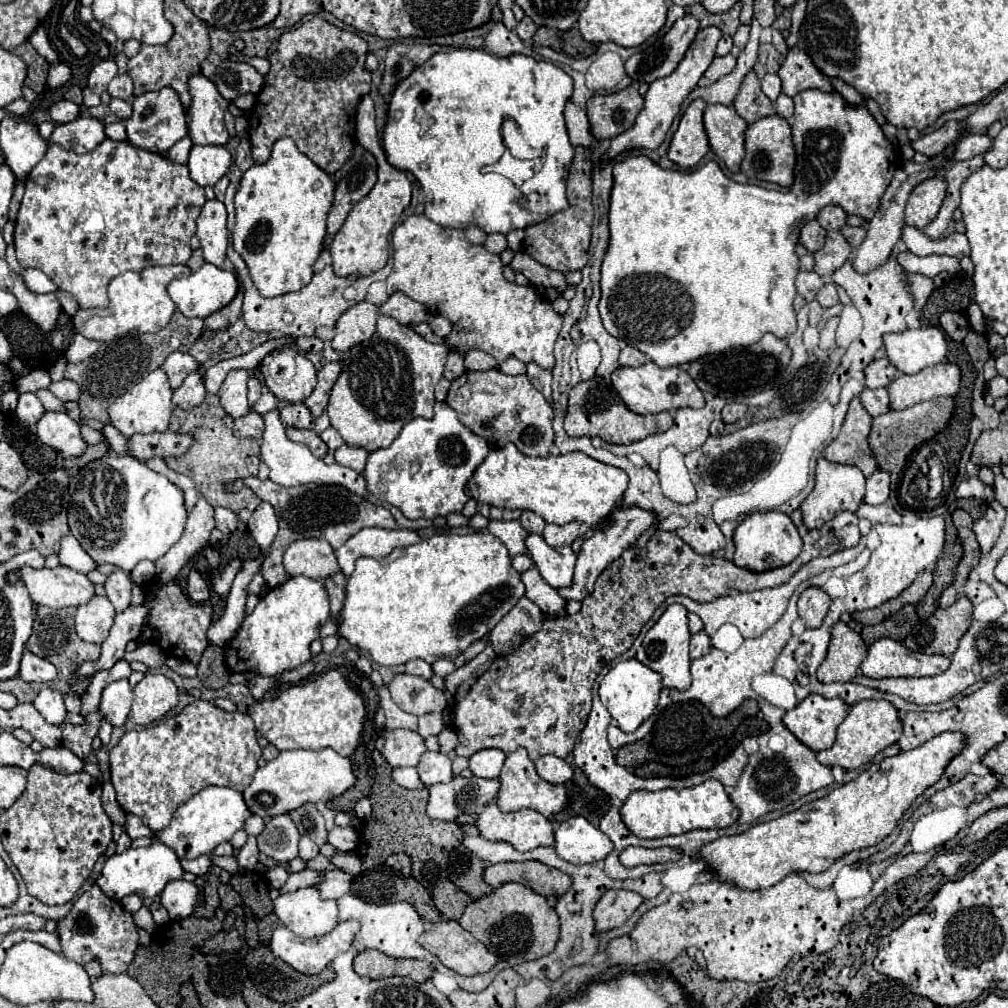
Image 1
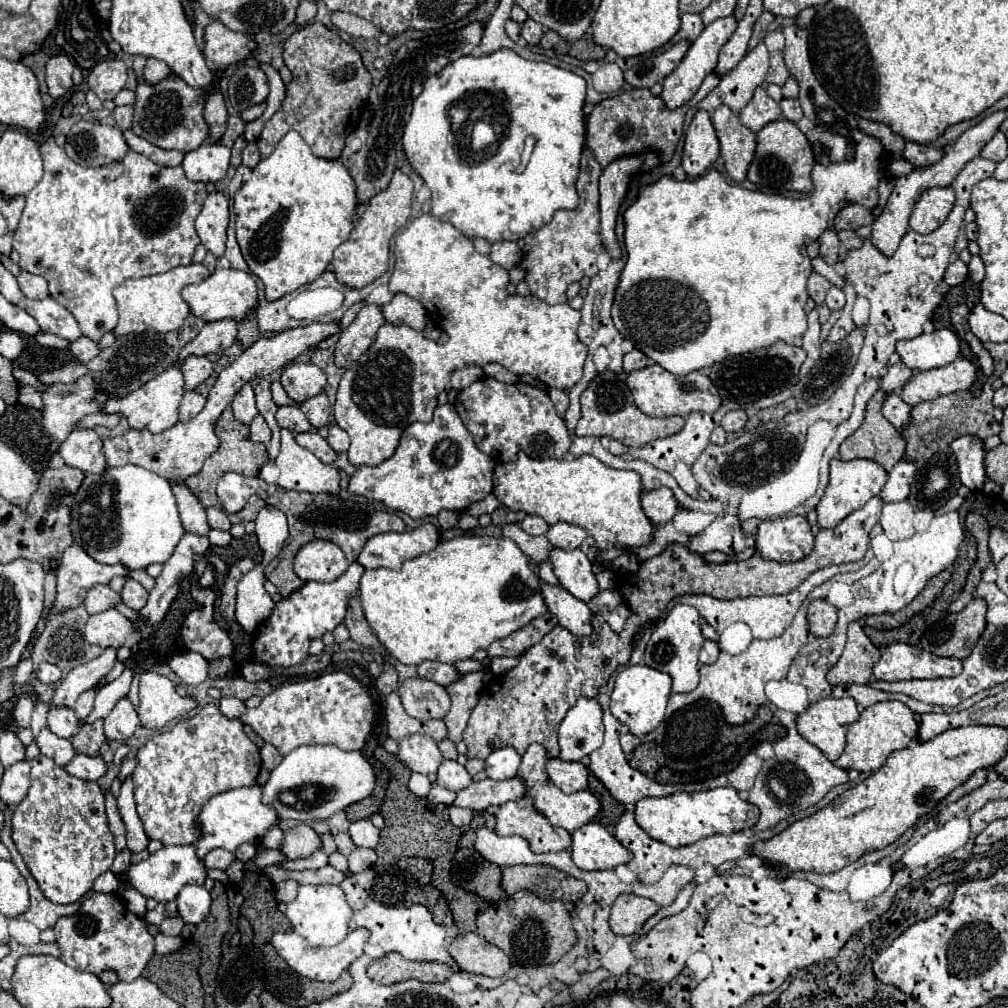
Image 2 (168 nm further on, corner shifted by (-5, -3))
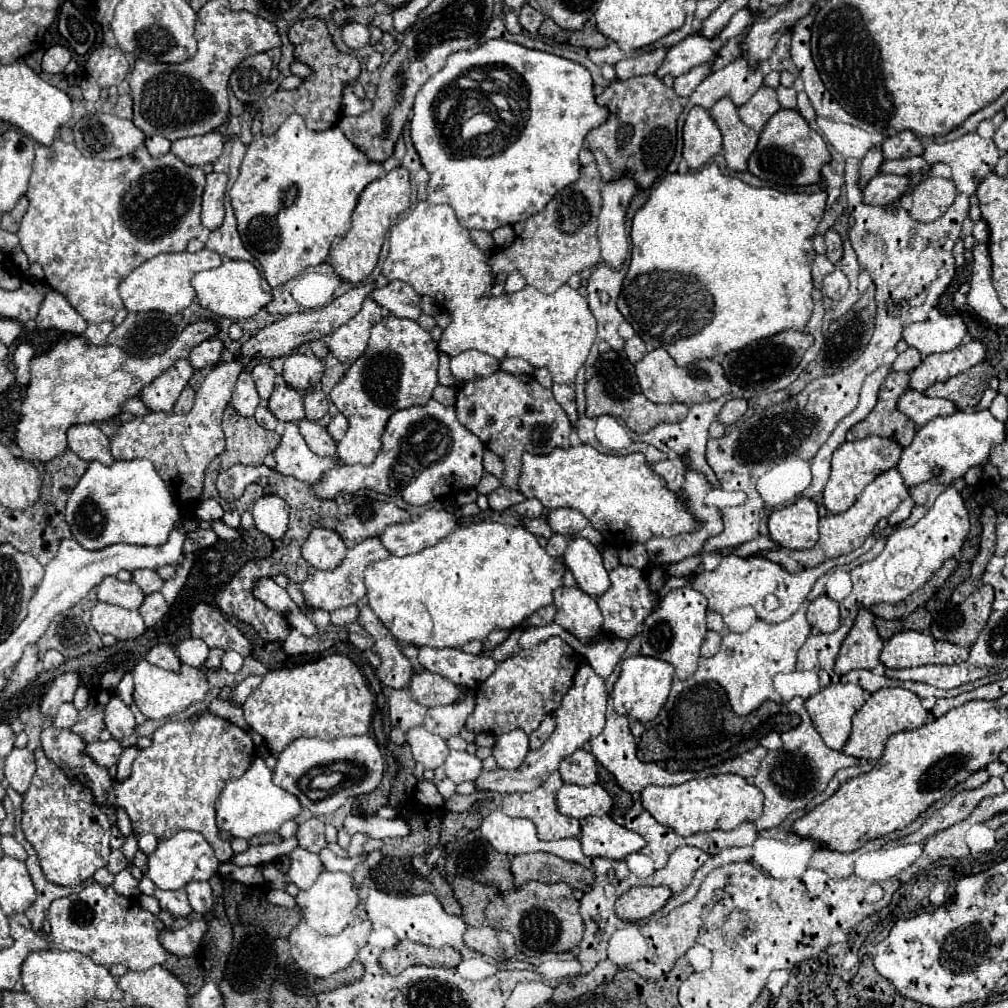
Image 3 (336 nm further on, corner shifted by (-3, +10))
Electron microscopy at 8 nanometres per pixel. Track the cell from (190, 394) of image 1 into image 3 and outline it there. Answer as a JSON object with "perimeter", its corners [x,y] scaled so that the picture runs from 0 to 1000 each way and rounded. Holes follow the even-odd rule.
{"perimeter":[[[186,383],[186,385],[180,389],[180,393],[178,393],[172,409],[174,409],[174,411],[184,411],[184,409],[188,409],[188,407],[191,405],[191,397],[193,397],[193,387],[189,387],[189,385]]]}

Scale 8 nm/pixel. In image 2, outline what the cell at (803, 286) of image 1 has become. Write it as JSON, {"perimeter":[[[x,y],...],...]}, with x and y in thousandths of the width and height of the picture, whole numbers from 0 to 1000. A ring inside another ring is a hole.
{"perimeter":[[[805,271],[803,277],[801,277],[801,289],[803,289],[803,295],[805,295],[811,303],[814,303],[814,301],[818,299],[818,291],[820,291],[822,285],[824,285],[824,281],[822,281],[818,275],[811,273],[811,271]]]}

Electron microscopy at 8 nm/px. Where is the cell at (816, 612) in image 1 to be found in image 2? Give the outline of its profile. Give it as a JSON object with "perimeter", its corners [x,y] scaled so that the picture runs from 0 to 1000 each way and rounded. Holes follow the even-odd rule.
{"perimeter":[[[809,594],[801,602],[803,626],[811,632],[822,632],[830,618],[830,604],[820,594]]]}

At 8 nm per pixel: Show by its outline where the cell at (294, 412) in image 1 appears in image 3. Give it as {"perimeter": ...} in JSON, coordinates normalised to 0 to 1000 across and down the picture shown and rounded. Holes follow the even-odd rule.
{"perimeter":[[[275,381],[265,397],[265,405],[279,419],[297,419],[303,415],[301,393],[285,381]]]}

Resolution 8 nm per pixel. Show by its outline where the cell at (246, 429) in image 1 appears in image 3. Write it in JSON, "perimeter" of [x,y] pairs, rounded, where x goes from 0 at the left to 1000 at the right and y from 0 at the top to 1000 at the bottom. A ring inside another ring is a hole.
{"perimeter":[[[259,401],[259,403],[255,405],[253,417],[255,417],[255,421],[261,423],[263,427],[273,427],[273,423],[275,423],[275,415],[267,409],[267,405],[265,405],[263,401]]]}

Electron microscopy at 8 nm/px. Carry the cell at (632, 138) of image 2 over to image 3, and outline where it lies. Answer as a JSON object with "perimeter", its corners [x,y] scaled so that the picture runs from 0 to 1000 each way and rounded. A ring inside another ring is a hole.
{"perimeter":[[[642,73],[604,83],[600,91],[592,95],[592,103],[602,105],[606,115],[598,125],[588,127],[580,139],[592,159],[598,181],[624,173],[630,179],[632,188],[646,187],[650,179],[658,175],[670,153],[670,125],[676,109],[682,103],[682,97],[672,95],[670,89],[660,85],[650,73]]]}

